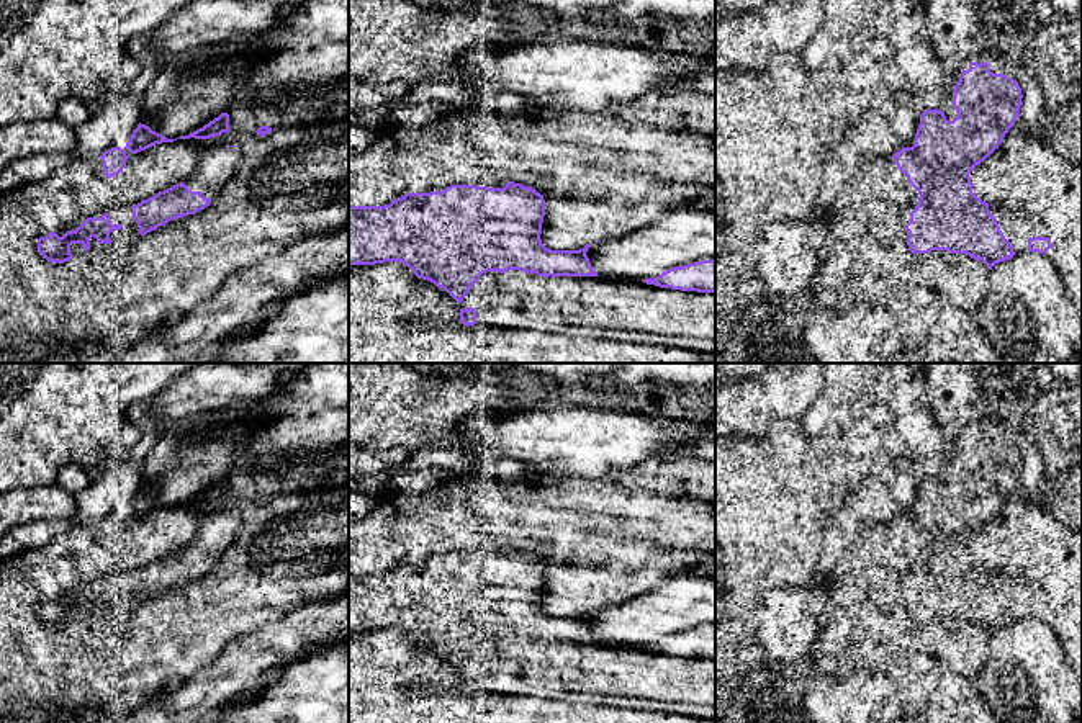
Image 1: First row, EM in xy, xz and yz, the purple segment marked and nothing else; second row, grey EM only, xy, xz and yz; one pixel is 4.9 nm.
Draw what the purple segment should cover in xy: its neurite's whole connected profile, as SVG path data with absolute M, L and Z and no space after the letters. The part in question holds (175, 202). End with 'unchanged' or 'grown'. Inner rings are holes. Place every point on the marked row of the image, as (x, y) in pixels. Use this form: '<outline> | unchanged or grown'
M236 146L216 147L200 159L196 172L157 195L133 206L133 218L139 234L146 236L172 219L195 214L221 193L236 173L241 152Z | grown

